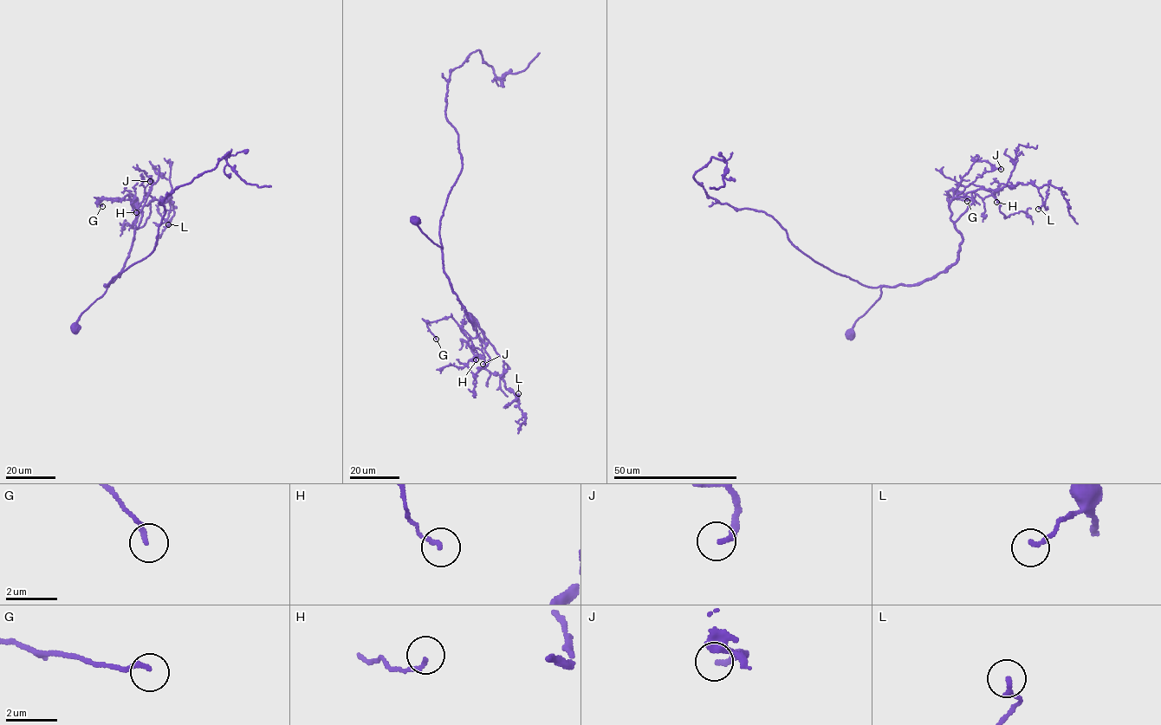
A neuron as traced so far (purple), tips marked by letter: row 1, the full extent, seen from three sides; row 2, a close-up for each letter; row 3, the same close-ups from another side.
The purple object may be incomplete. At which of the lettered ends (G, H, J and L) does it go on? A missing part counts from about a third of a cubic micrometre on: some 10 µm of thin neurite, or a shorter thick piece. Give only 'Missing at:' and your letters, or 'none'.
Missing at: none

